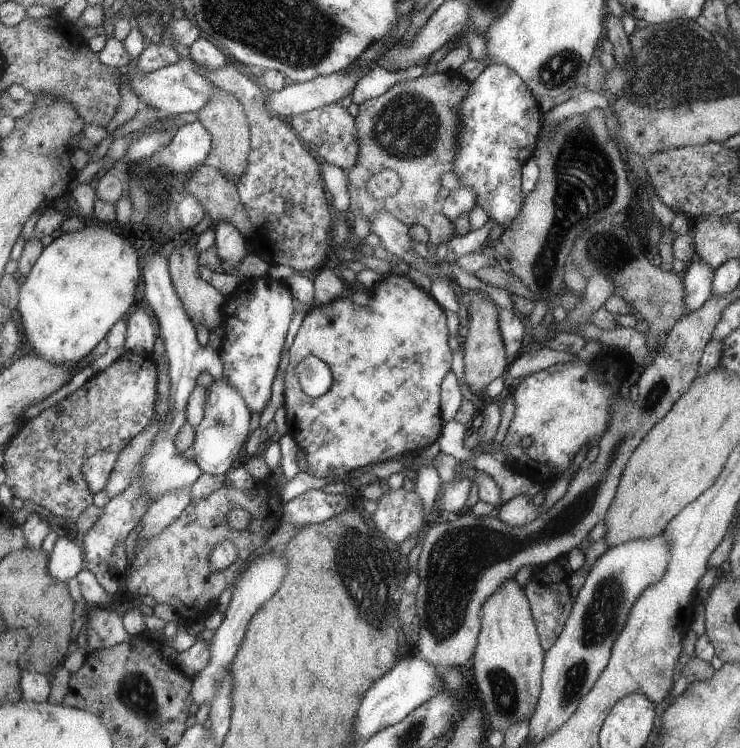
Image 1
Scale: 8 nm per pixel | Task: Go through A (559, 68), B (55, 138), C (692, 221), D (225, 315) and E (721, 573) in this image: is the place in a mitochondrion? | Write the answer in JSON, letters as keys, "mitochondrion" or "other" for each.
{"A":"mitochondrion","B":"other","C":"other","D":"other","E":"other"}

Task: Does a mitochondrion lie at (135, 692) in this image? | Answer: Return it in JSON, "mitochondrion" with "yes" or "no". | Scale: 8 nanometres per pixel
{"mitochondrion":"yes"}

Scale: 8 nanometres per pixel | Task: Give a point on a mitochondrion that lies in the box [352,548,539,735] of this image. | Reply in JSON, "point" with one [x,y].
{"point":[504,695]}

